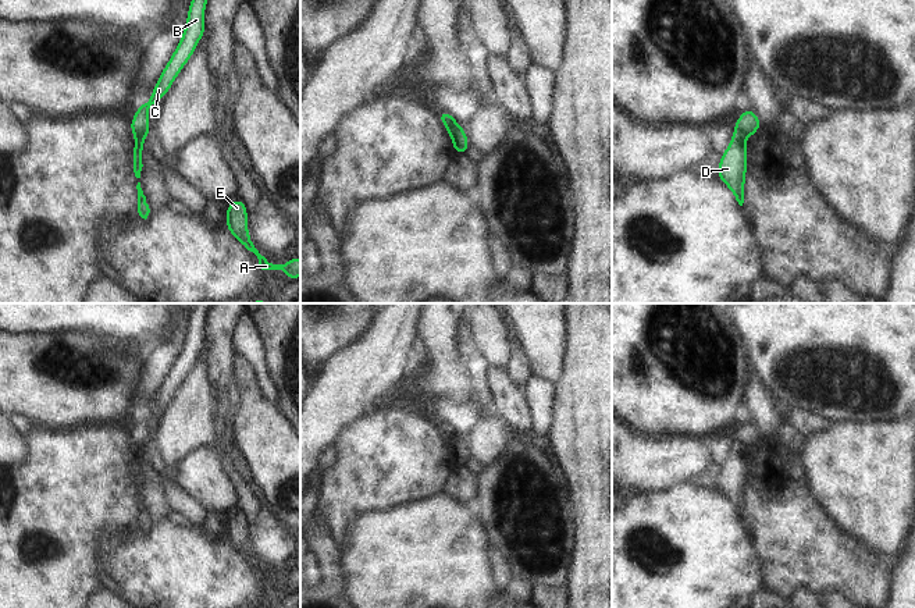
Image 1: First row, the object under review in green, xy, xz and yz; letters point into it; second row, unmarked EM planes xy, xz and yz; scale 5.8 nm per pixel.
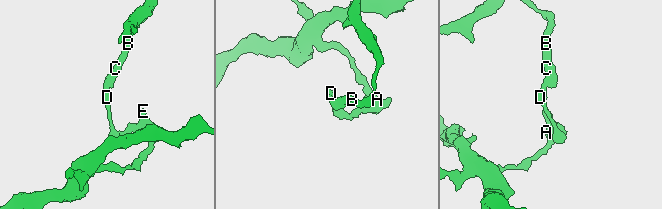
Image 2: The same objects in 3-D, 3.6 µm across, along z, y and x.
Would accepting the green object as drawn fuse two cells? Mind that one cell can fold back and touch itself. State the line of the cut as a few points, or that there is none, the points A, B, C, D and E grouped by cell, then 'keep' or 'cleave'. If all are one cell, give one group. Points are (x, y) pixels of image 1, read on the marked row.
yz (736, 128), (746, 137) | A D E / B C | cleave

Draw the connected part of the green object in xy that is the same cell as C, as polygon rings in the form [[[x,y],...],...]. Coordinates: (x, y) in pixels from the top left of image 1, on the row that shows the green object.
[[[207,0],[191,1],[188,21],[185,24],[185,31],[179,45],[174,50],[172,57],[156,82],[152,97],[147,102],[138,104],[136,114],[129,122],[133,135],[142,135],[145,138],[152,134],[149,129],[147,109],[150,104],[160,104],[160,99],[170,90],[174,79],[178,77],[186,61],[192,57],[197,42],[203,38],[206,3]]]

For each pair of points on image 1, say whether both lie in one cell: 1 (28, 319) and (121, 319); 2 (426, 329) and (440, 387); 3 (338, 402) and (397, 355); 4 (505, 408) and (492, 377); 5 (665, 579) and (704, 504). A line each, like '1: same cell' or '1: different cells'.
1: same cell
2: same cell
3: same cell
4: same cell
5: same cell

